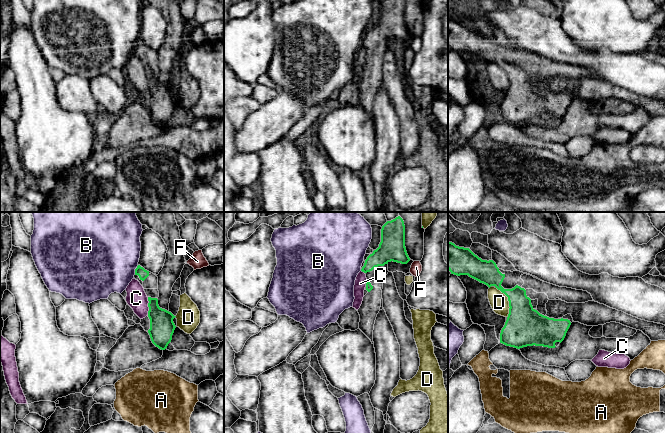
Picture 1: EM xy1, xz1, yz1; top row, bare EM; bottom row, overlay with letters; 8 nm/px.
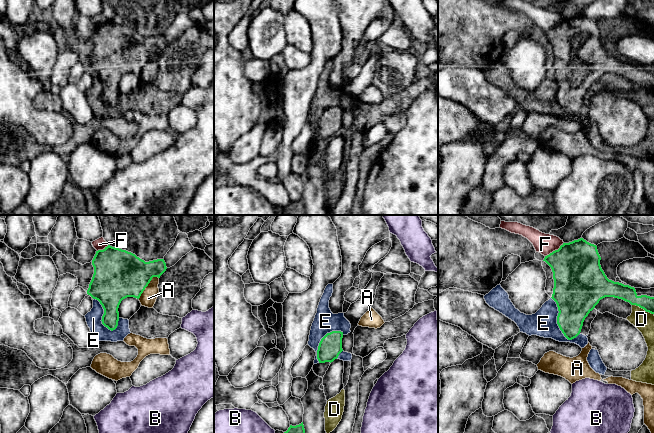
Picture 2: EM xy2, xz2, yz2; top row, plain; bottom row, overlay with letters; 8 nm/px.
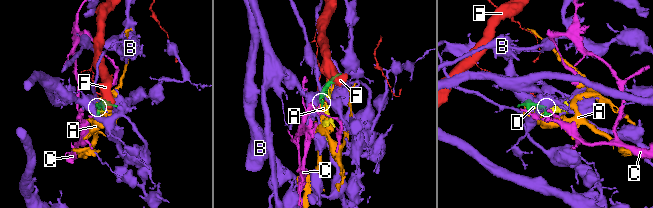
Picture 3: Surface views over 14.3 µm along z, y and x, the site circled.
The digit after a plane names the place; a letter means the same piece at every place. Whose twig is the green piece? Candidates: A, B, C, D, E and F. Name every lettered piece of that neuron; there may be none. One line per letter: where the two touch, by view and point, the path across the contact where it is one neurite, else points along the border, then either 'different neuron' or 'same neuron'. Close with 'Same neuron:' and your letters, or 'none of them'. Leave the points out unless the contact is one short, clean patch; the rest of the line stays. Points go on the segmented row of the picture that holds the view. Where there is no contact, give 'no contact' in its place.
A: contact xy2 (147, 285); border xy2 (157, 276), (151, 279), (138, 298); different neuron
B: contact xy1 (135, 270); different neuron
C: contact xy1 (148, 306); border xy1 (147, 297), (148, 315); different neuron
D: contact yz1 (509, 302); different neuron
E: contact yz2 (557, 322); border yz2 (551, 297), (557, 307), (559, 329), (568, 339), (575, 338); different neuron
F: contact yz2 (555, 250); different neuron
Same neuron: none of them

